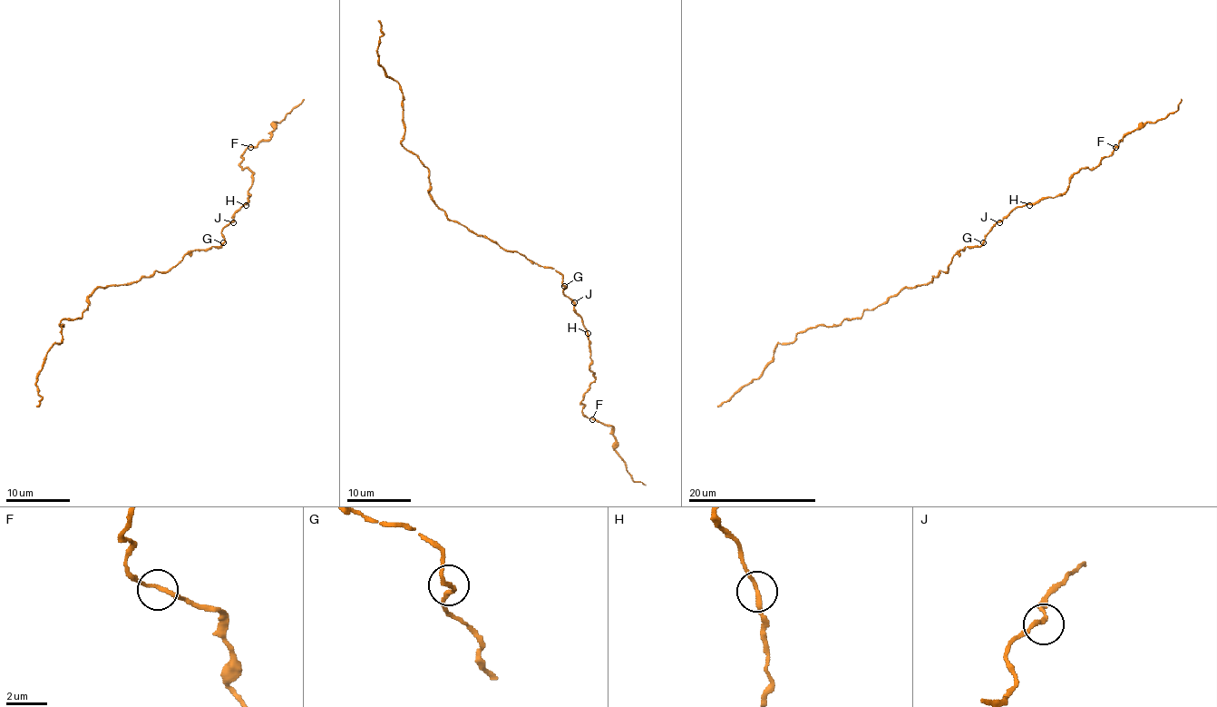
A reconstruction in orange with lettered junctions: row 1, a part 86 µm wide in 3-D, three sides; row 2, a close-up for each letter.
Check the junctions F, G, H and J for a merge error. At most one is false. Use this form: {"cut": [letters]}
{"cut": []}

